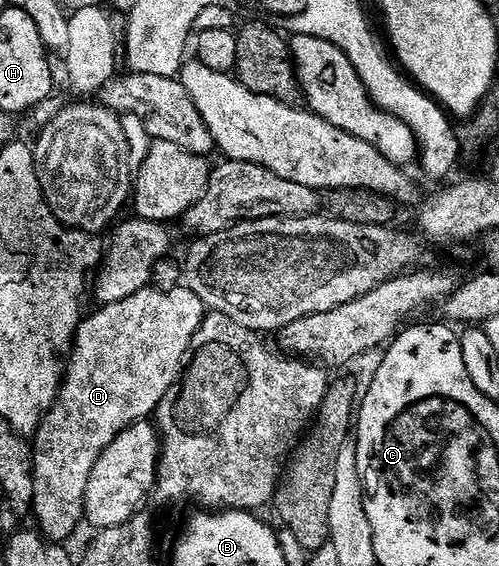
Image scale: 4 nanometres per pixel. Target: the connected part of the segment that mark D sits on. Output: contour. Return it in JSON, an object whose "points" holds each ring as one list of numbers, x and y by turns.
{"points":[[149,287,138,291,134,295,130,295,130,299,122,299,122,303,114,303,113,305,105,305,97,308,97,313,92,313,81,320,79,327,76,329,76,337,72,340,72,351,68,354,66,368,62,378,58,400,52,404,48,414,44,416,40,422,39,429,34,434,34,448,32,450,32,474,34,475,34,499,32,500,32,513,40,526,39,532,43,534,49,542,64,543,67,537,79,527,80,521,85,520,84,515,84,496,86,495,86,487,88,486,88,474,94,471,94,463,98,463,98,459,102,455,102,451,106,451,106,447,110,447,110,443,114,443,114,439,118,439,118,435,122,435,122,431,126,431,134,424,135,421,143,421,151,418,152,412,159,407,164,401,164,396,173,389,181,380,182,366,185,364,186,358,189,356,192,348,192,340,194,335,200,329,199,325,192,325,192,309,196,309,196,305,204,305,202,299,198,299,198,295,194,295,186,287,180,289,172,289,169,293,163,293,160,289]]}

